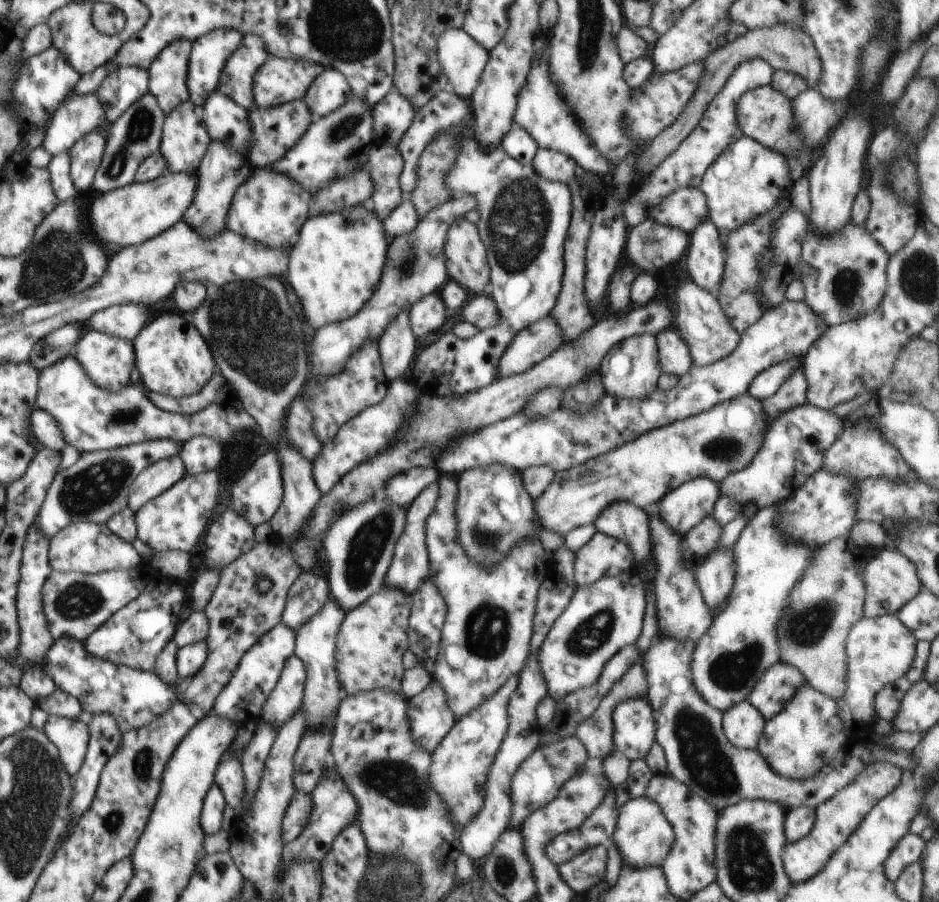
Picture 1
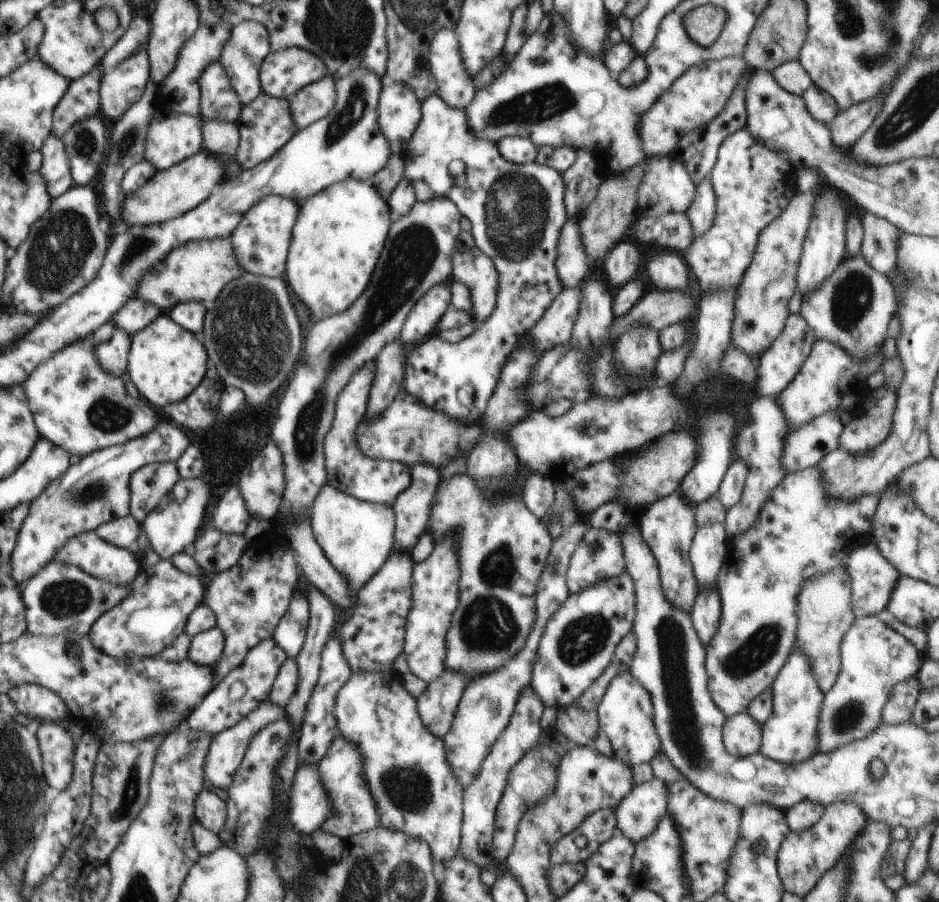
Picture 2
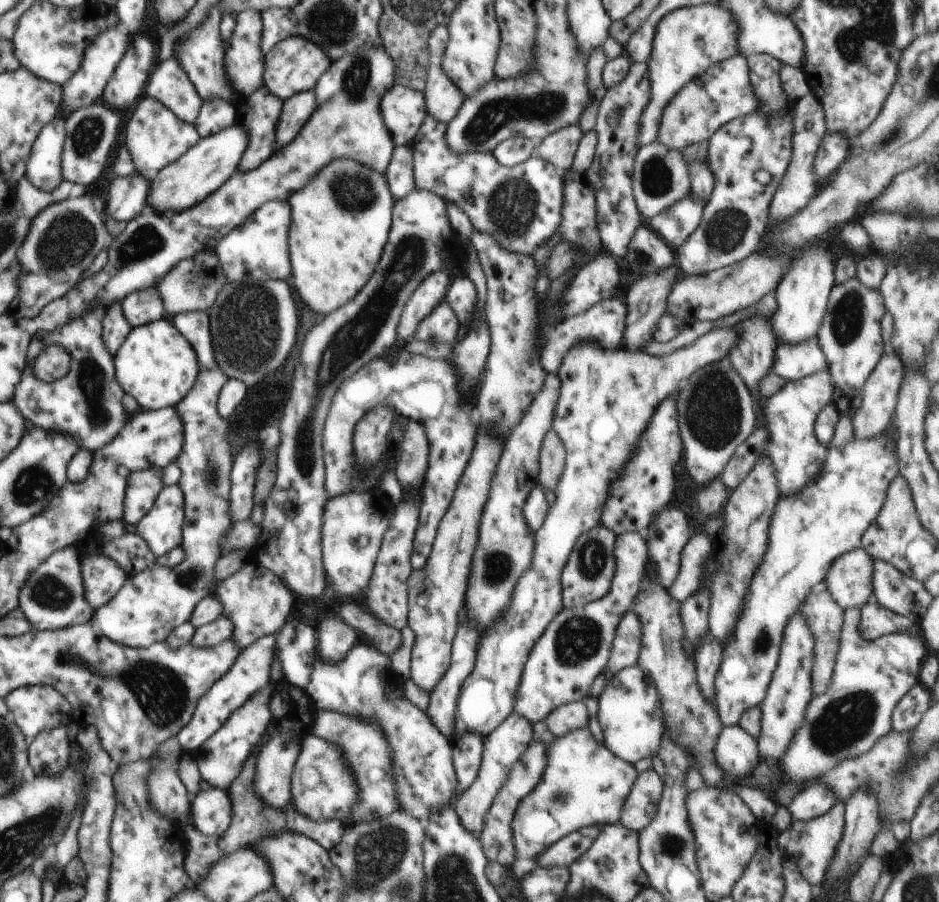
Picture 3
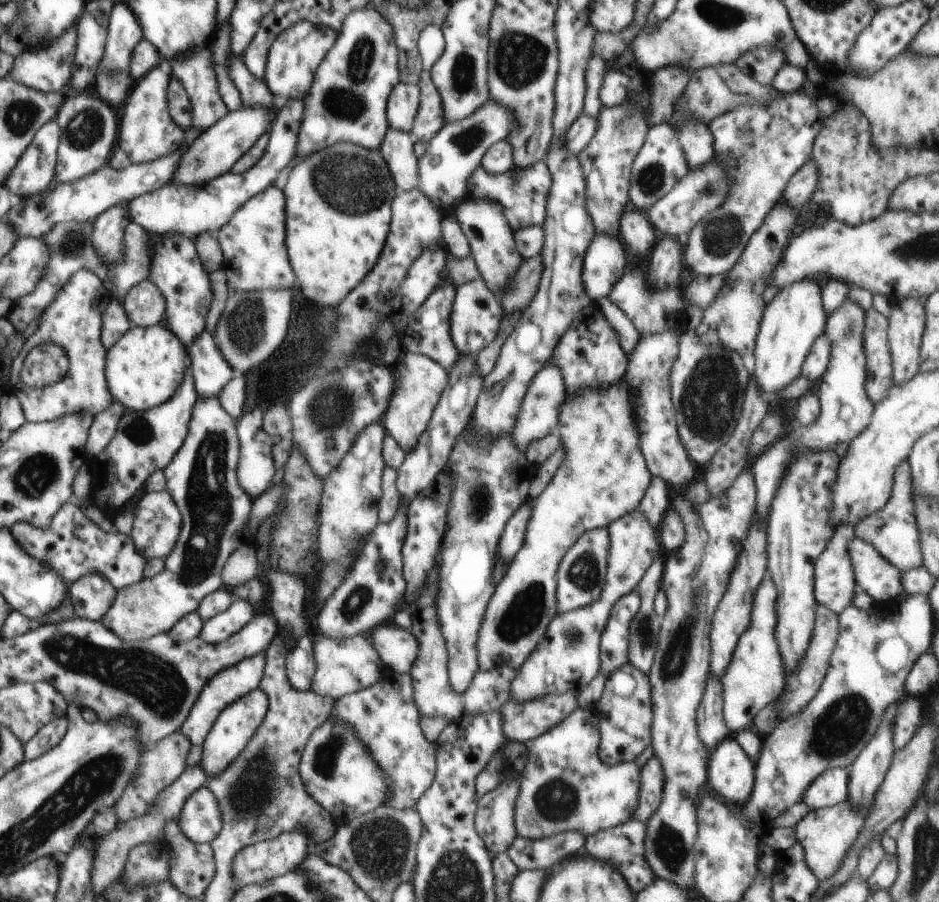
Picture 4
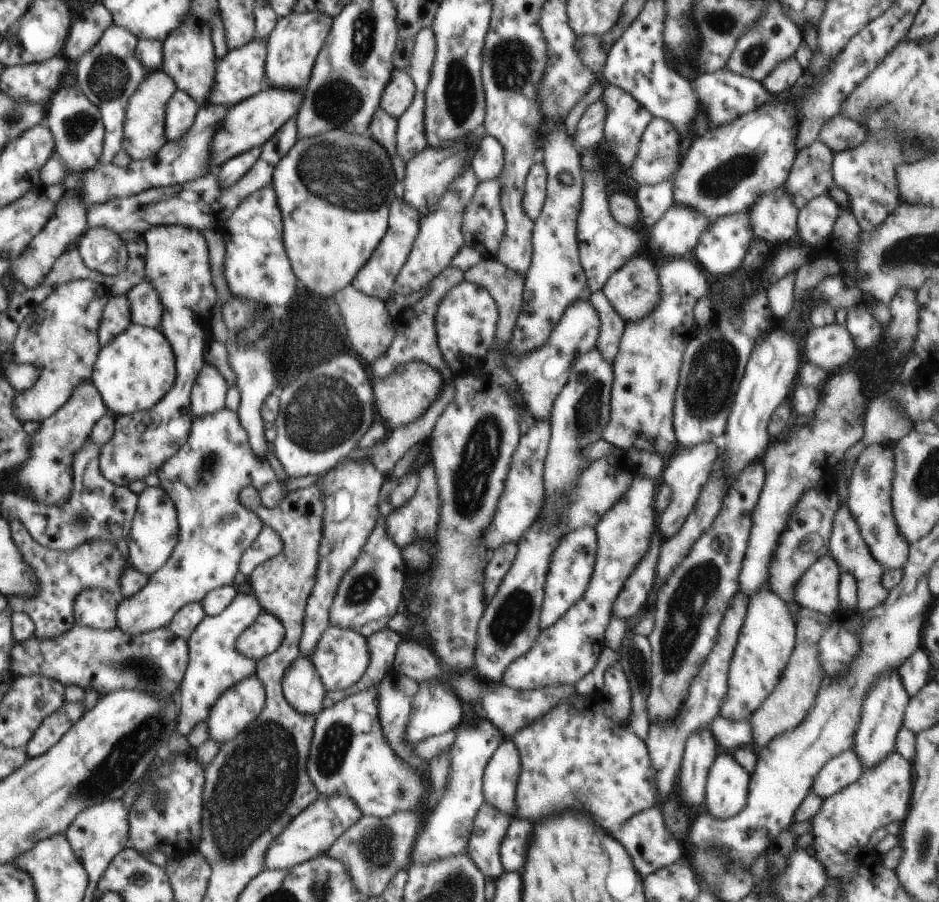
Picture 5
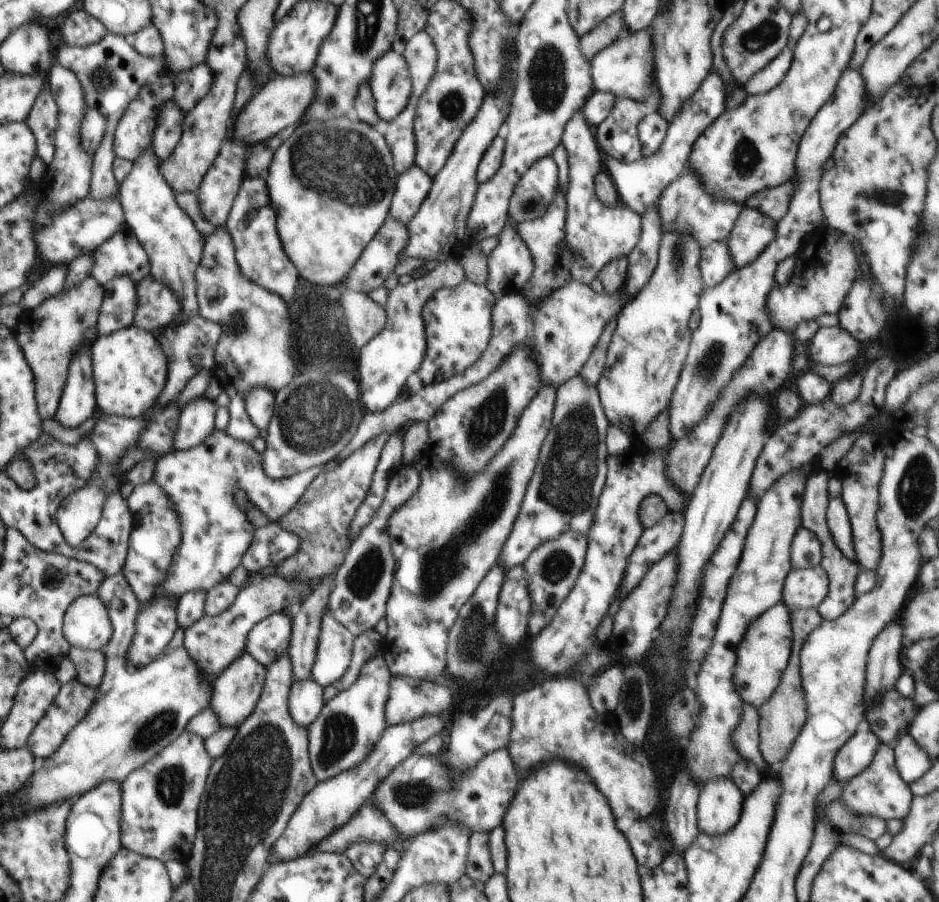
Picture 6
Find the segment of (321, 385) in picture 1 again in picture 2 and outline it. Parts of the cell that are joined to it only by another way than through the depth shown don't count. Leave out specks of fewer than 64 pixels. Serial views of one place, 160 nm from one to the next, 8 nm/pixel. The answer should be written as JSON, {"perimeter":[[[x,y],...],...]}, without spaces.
{"perimeter":[[[371,360],[356,369],[348,384],[338,393],[335,400],[335,413],[330,427],[323,440],[325,452],[325,469],[327,483],[335,489],[355,496],[363,501],[392,506],[396,496],[406,488],[406,480],[410,480],[410,468],[398,462],[384,460],[368,460],[355,443],[357,424],[364,418],[369,403],[369,392],[375,377],[376,363]]]}

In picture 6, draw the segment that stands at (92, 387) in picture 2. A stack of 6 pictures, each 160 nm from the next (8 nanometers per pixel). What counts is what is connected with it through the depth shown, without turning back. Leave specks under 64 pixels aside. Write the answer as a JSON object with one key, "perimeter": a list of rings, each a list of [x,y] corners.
{"perimeter":[[[92,275],[56,296],[44,299],[34,310],[22,312],[13,330],[35,378],[37,411],[44,419],[54,419],[67,381],[70,361],[85,346],[98,338],[97,322],[105,288]]]}

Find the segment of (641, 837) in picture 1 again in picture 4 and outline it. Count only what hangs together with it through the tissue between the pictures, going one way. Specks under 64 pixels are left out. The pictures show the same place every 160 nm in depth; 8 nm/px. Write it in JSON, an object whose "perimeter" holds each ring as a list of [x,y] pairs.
{"perimeter":[[[656,757],[640,768],[640,798],[633,818],[647,822],[660,807],[664,796],[664,773]]]}

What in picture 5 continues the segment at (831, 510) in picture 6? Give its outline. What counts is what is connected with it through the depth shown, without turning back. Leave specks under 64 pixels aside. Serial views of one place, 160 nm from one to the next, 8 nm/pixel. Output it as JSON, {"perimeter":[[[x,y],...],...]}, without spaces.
{"perimeter":[[[839,502],[839,509],[834,517],[832,534],[829,540],[829,553],[846,573],[856,579],[857,584],[857,609],[867,611],[882,604],[889,595],[889,590],[882,584],[882,577],[886,570],[880,566],[872,556],[866,541],[862,538],[860,529],[850,514],[848,506]]]}

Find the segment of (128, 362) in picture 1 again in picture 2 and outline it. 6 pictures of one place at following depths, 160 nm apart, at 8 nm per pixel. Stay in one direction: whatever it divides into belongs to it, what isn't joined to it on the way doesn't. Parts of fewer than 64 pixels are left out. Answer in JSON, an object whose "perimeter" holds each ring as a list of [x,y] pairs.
{"perimeter":[[[111,320],[90,335],[100,366],[116,377],[127,372],[131,336]]]}

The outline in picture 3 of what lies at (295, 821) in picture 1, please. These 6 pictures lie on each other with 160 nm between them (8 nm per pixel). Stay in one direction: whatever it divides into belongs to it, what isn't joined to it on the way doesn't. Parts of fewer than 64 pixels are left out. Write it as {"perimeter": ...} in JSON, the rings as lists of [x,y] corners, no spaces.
{"perimeter":[[[306,734],[301,740],[299,752],[291,778],[292,806],[306,818],[313,821],[336,819],[343,824],[352,824],[351,806],[359,797],[359,787],[342,764],[339,747]]]}

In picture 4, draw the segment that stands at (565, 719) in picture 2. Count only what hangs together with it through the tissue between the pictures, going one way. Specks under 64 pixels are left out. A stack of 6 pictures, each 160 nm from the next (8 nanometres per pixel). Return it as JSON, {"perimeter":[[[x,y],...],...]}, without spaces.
{"perimeter":[[[572,693],[549,694],[525,703],[508,700],[501,708],[503,731],[508,740],[525,743],[547,733],[577,708]]]}

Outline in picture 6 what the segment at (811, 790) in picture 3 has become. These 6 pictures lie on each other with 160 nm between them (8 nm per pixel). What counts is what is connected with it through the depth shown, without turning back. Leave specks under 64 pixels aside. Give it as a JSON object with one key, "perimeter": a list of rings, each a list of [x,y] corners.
{"perimeter":[[[862,721],[856,732],[840,747],[833,762],[833,778],[845,784],[860,774],[872,762],[881,740],[870,730],[870,724]]]}

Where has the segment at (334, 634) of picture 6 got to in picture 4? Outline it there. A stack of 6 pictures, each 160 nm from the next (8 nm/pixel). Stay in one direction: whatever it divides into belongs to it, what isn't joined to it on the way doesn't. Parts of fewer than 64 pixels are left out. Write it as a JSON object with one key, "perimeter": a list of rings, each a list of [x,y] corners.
{"perimeter":[[[317,634],[313,638],[315,673],[309,690],[320,697],[339,699],[371,687],[384,678],[384,664],[368,636],[356,635],[344,640]]]}

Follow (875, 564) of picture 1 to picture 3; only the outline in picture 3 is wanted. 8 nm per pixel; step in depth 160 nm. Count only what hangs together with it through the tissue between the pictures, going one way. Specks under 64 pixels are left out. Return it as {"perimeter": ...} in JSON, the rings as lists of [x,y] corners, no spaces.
{"perimeter":[[[860,546],[853,551],[840,555],[833,562],[833,565],[825,575],[825,580],[822,585],[829,588],[829,592],[832,593],[836,602],[838,602],[843,609],[860,609],[873,595],[873,572],[873,557]]]}

